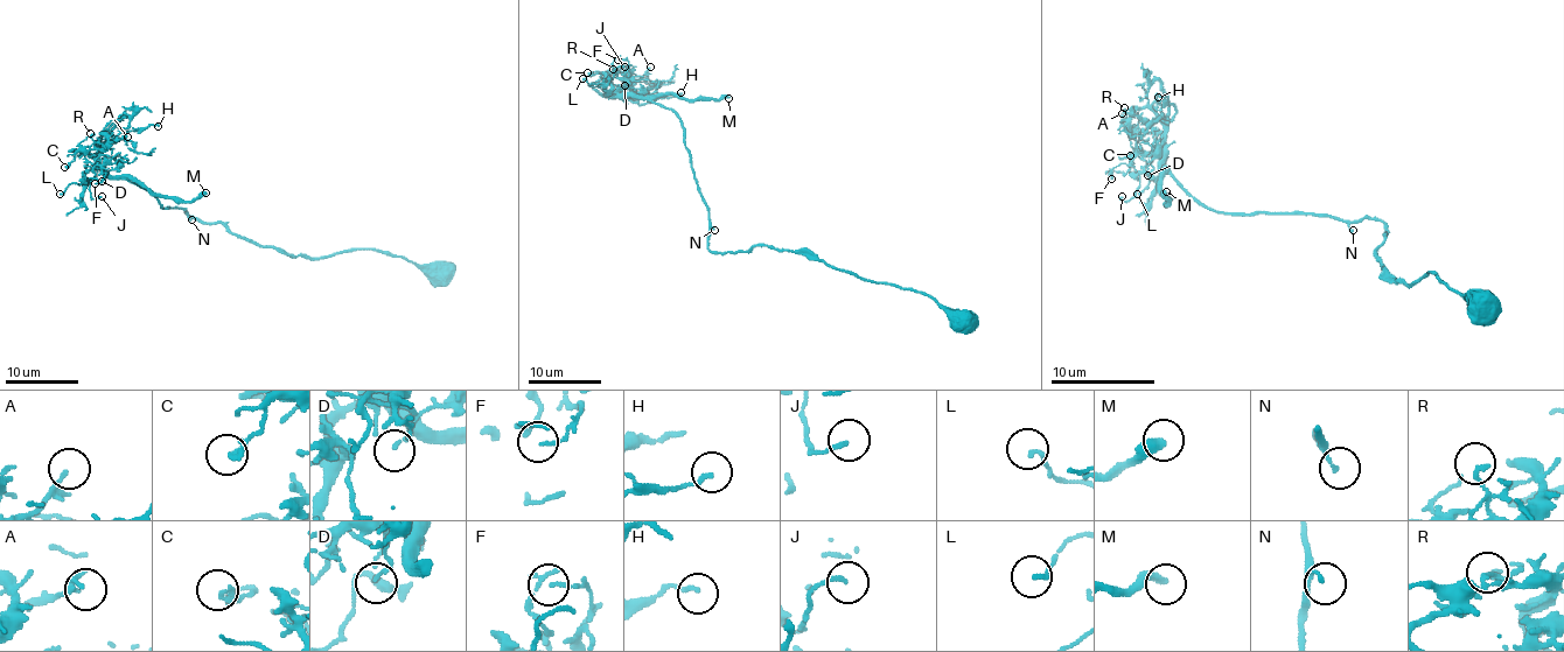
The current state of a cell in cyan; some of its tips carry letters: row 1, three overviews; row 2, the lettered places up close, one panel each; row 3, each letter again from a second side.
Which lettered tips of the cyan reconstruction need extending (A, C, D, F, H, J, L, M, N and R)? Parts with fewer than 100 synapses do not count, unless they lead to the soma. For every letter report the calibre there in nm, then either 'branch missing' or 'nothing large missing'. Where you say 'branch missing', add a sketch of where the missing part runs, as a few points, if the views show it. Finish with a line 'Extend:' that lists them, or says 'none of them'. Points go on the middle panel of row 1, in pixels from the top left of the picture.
A: 110 nm | nothing large missing
C: 170 nm | nothing large missing
D: 80 nm | nothing large missing
F: 110 nm | nothing large missing
H: 150 nm | nothing large missing
J: 140 nm | nothing large missing
L: 140 nm | nothing large missing
M: 360 nm | branch missing | (728, 98), (747, 127), (738, 147), (712, 121), (705, 137), (676, 128)
N: 120 nm | nothing large missing
R: 150 nm | nothing large missing
Extend: M

